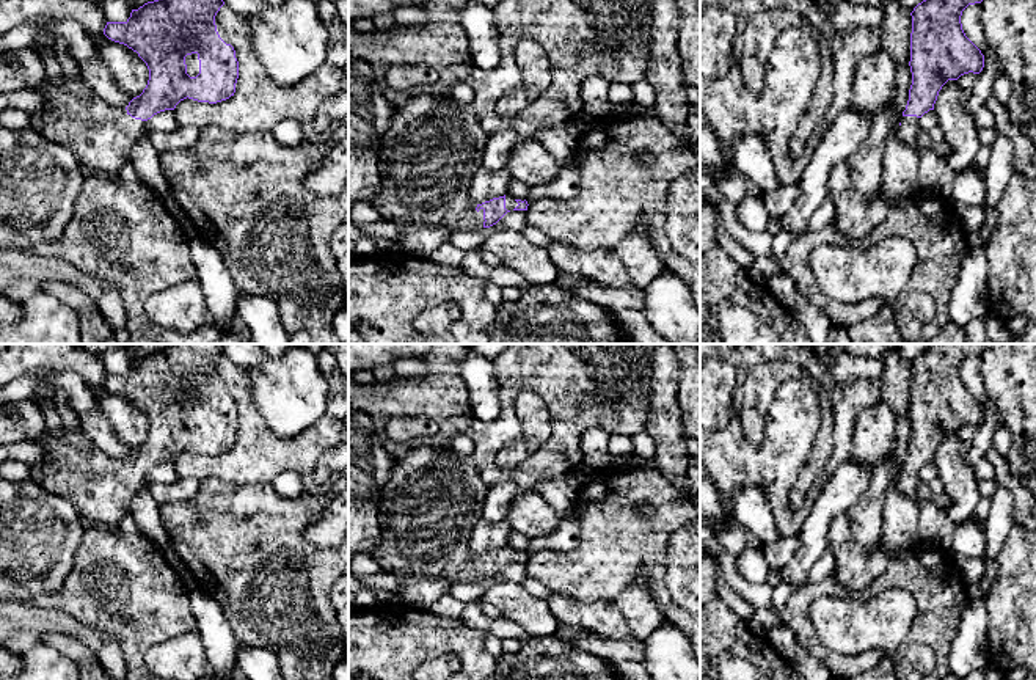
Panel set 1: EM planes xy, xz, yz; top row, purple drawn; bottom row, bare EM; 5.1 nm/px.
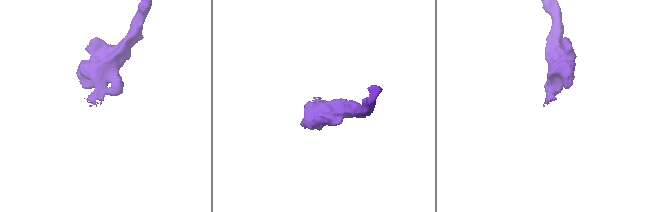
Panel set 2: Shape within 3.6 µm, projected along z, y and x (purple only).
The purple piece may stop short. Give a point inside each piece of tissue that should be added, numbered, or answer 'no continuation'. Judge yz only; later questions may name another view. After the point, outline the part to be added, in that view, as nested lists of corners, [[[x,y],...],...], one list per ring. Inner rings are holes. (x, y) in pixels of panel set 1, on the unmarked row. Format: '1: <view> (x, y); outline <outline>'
1: yz (909, 481); outline [[[903,468],[901,477],[898,481],[898,490],[895,495],[901,498],[915,499],[915,490],[920,485],[920,470]]]

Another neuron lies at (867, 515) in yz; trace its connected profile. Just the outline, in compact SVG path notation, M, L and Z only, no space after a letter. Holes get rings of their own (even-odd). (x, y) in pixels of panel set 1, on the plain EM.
M888 457L874 468L868 487L848 510L854 542L863 553L873 553L881 545L884 507L893 495L892 482L901 471L903 468Z

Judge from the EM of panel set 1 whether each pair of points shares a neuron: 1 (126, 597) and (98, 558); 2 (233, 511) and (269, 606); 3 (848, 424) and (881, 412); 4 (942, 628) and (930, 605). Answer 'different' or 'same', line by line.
1: same
2: same
3: different
4: same

